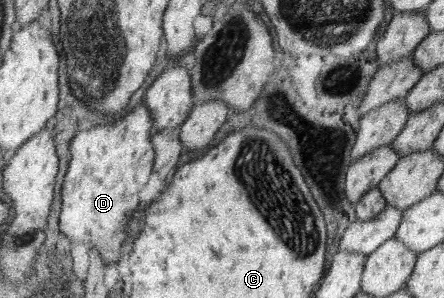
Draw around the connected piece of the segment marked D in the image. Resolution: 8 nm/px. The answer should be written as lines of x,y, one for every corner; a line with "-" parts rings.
143,99
137,107
124,112
124,116
121,118
116,118
108,124
104,122
104,124
91,126
87,130
78,131
70,143
71,160
61,192
60,231
73,244
83,242
88,248
95,247
106,266
113,265
120,260
120,248
122,248
124,240
128,238
132,214
140,204
138,192
148,184
150,174
155,167
156,152
154,152
150,141
154,125
153,112

